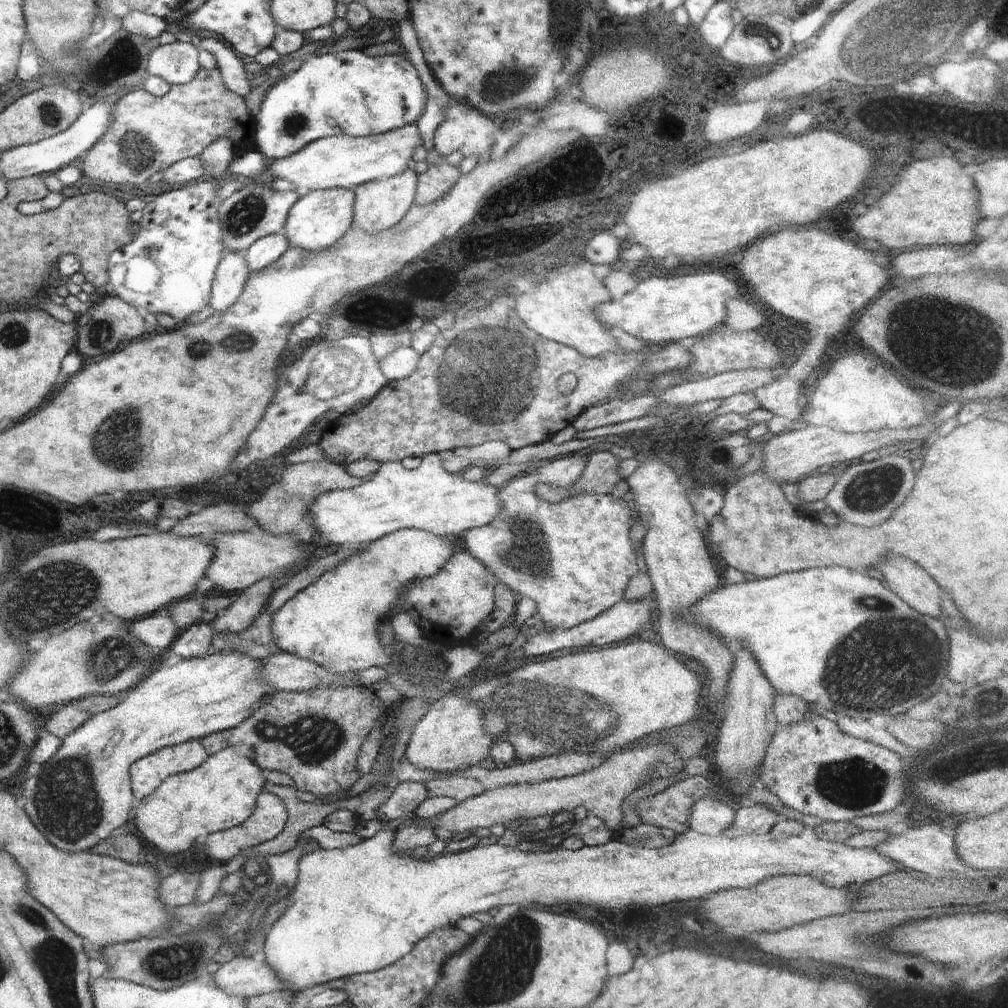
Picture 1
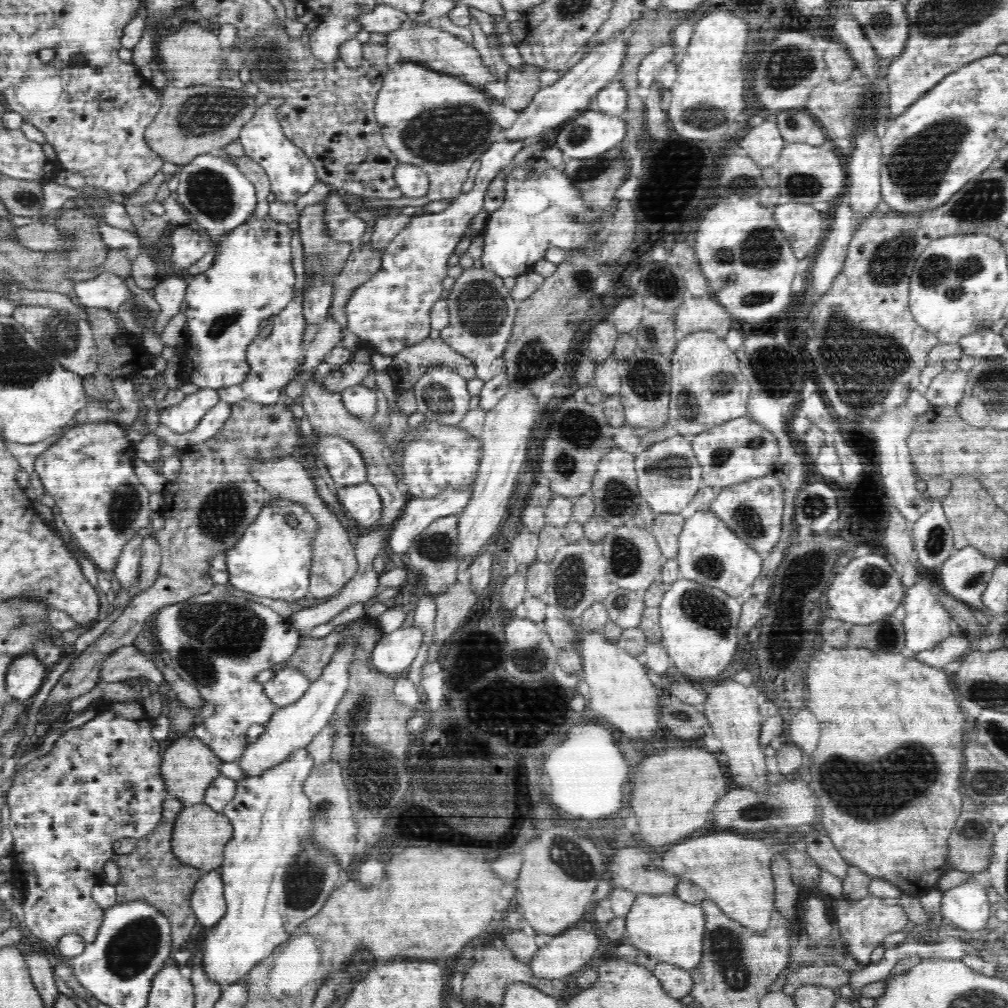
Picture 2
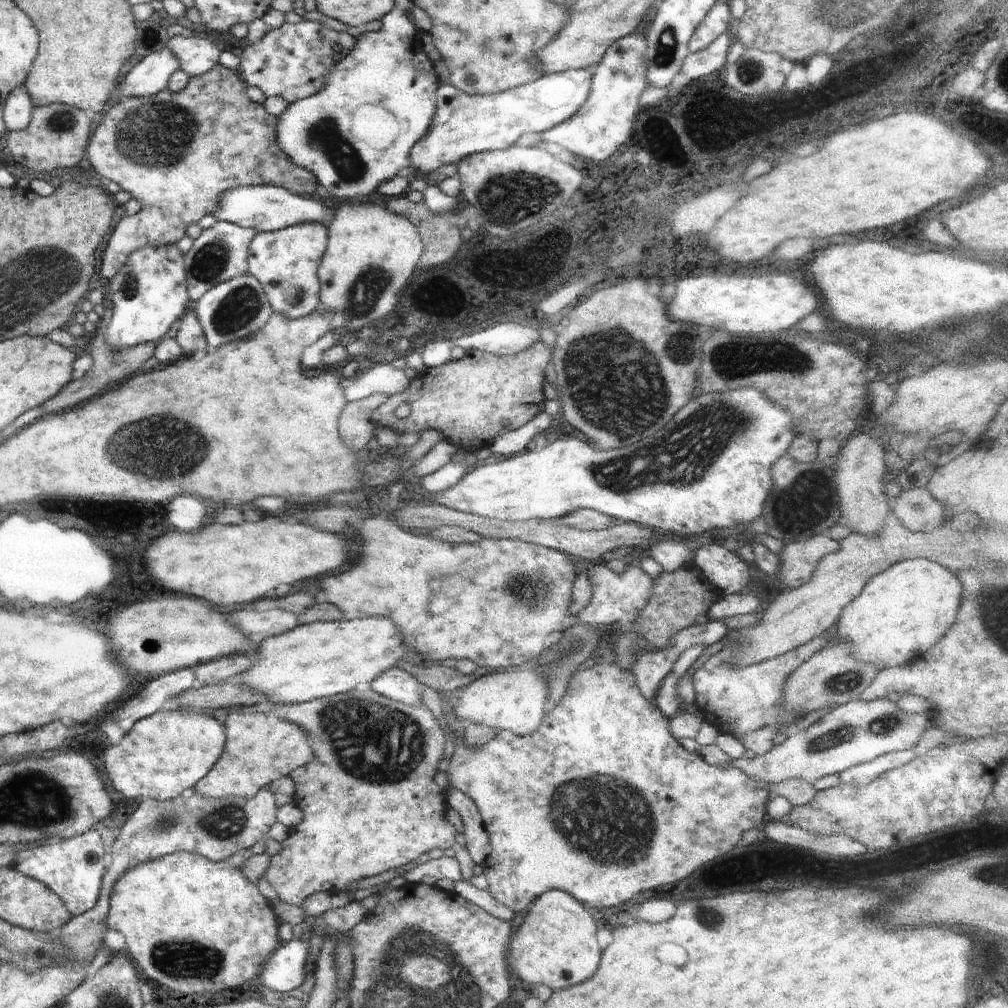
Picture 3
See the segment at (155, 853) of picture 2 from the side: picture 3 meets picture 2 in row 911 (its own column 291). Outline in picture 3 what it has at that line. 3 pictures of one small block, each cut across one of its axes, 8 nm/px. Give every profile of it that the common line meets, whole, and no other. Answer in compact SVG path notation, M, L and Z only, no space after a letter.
M220 63L214 65L208 72L200 76L190 77L188 84L181 91L171 91L170 89L162 90L158 94L153 94L151 97L144 98L126 98L122 102L118 102L116 106L112 106L112 110L106 114L106 118L100 122L96 128L95 137L91 139L91 146L88 146L87 166L94 168L92 172L96 172L96 178L107 178L108 180L118 184L122 191L130 194L131 199L135 199L140 204L140 210L134 215L125 215L122 221L116 224L113 229L112 237L106 246L106 250L102 256L102 266L100 266L100 274L109 281L119 274L127 262L130 260L132 254L140 248L149 245L150 247L162 247L176 244L181 240L187 232L187 227L200 220L206 215L212 215L218 207L219 195L222 195L228 190L237 187L248 187L257 185L275 185L283 187L289 192L298 195L306 196L306 194L314 194L316 190L320 191L319 183L316 176L307 169L297 166L281 149L277 142L277 128L278 117L268 114L263 104L252 102L247 95L247 84L243 81L237 70L230 70L224 68Z

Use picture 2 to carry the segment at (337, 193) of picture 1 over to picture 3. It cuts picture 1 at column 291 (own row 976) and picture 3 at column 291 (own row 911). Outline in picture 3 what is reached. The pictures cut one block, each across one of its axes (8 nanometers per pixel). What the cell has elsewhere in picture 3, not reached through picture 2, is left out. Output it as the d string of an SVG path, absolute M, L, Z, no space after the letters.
M303 223L278 231L261 231L248 248L248 274L262 286L273 313L292 321L313 314L319 307L317 269L327 248L324 225Z

